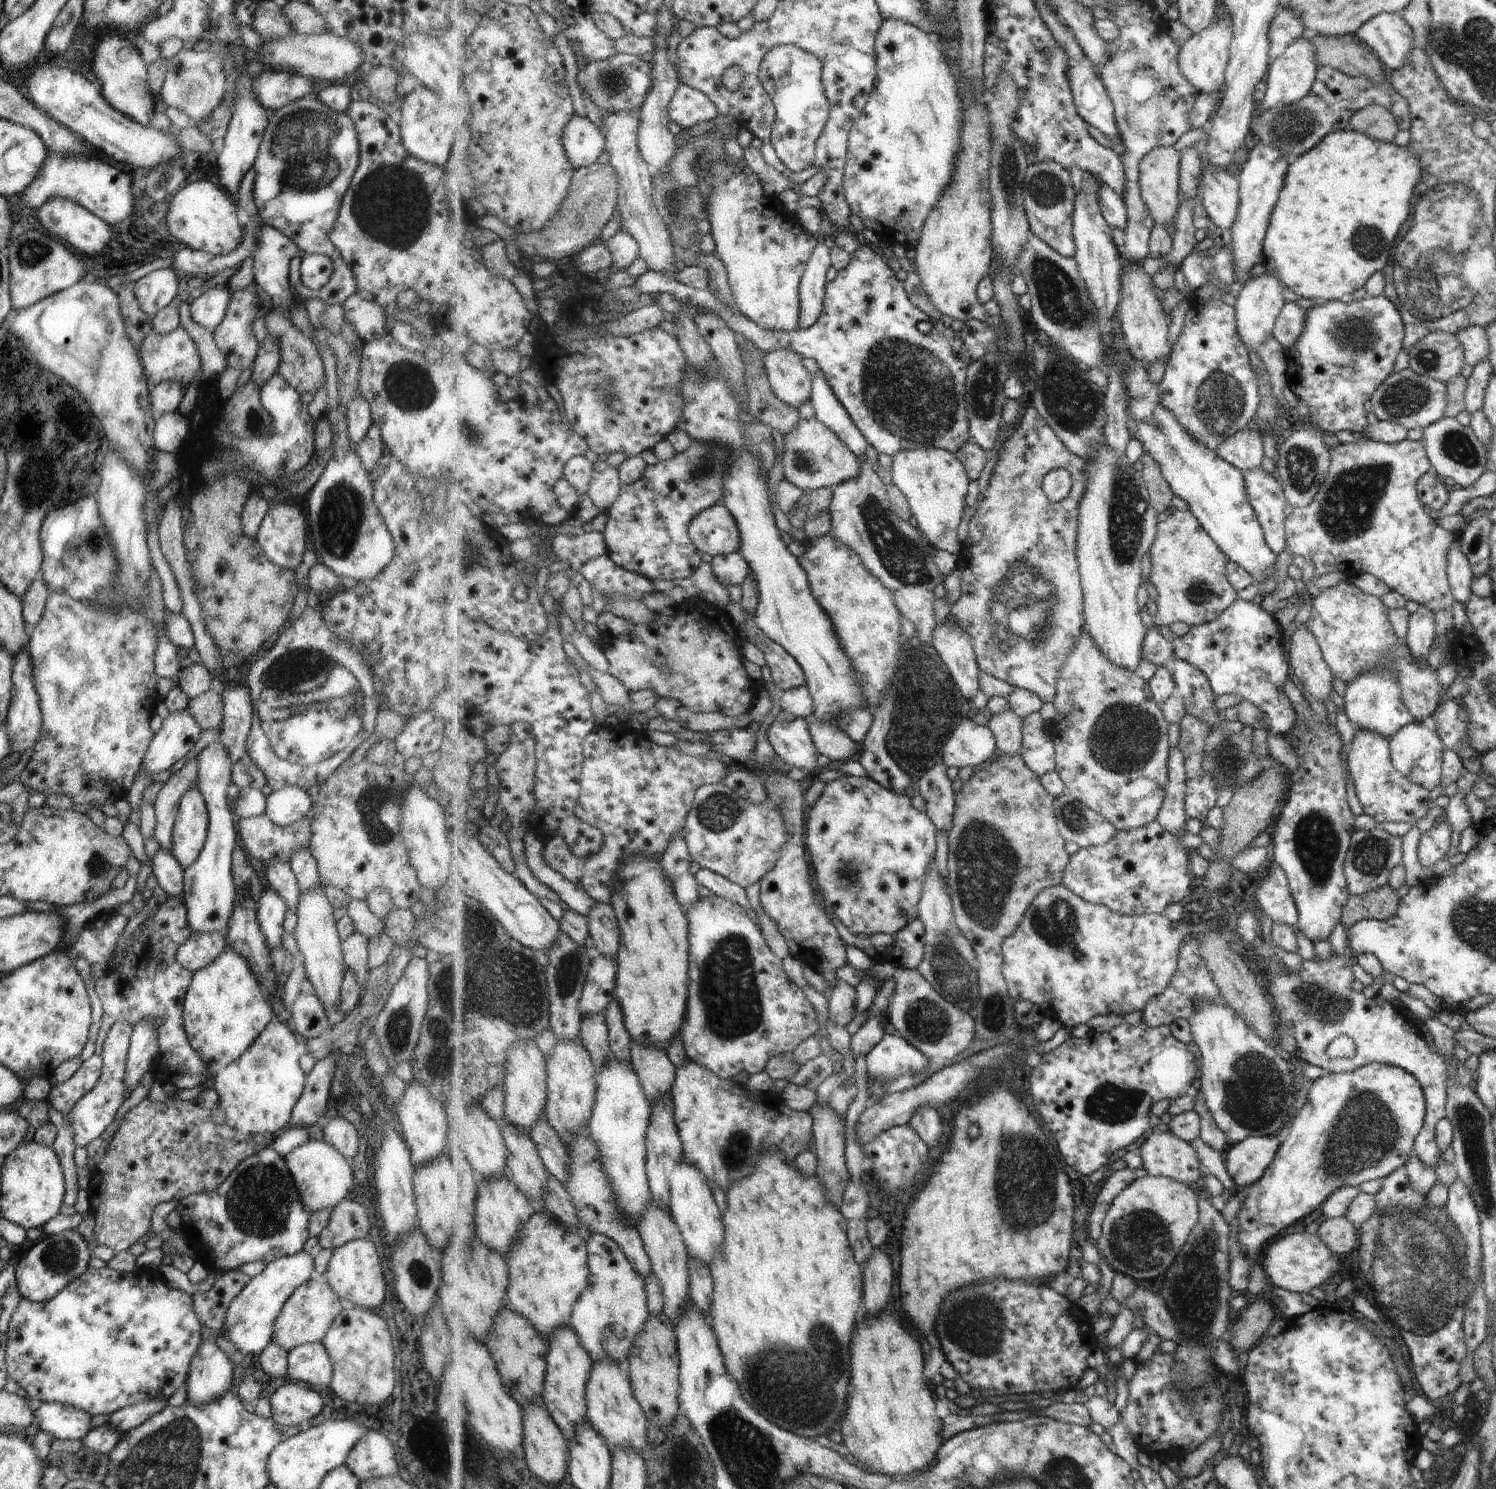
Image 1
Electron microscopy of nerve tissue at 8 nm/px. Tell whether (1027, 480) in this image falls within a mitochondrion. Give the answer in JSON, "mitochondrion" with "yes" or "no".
{"mitochondrion":"no"}

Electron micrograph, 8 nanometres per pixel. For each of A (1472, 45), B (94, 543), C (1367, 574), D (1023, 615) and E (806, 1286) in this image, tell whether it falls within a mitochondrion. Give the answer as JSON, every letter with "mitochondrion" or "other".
{"A":"mitochondrion","B":"mitochondrion","C":"other","D":"mitochondrion","E":"other"}

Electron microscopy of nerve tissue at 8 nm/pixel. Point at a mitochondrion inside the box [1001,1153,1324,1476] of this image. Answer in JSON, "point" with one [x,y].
{"point":[1195,1288]}

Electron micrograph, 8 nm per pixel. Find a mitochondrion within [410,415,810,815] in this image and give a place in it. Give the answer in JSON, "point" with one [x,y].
{"point":[707,464]}

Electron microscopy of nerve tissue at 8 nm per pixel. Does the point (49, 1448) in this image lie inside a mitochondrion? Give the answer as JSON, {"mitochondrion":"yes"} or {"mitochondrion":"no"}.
{"mitochondrion":"no"}

